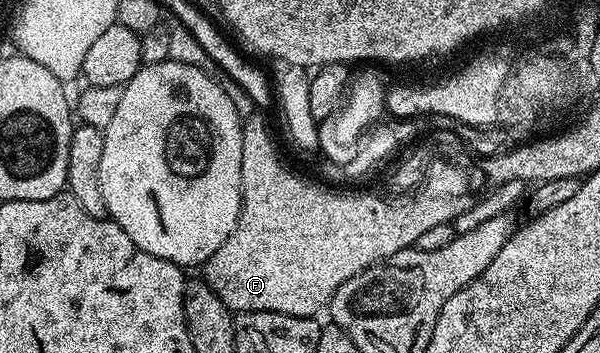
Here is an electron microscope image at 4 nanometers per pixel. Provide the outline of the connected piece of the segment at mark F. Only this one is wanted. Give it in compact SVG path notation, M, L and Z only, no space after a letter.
M255 114L243 121L242 206L236 228L202 266L202 279L233 313L277 312L315 317L320 314L316 312L327 309L342 282L354 278L354 274L371 264L398 254L398 250L413 247L422 233L414 226L415 219L404 220L404 204L386 204L384 198L366 196L362 190L324 189L320 184L295 176L280 161L276 144L260 116L263 115Z

